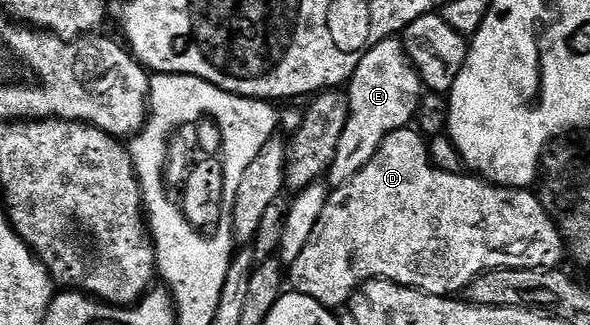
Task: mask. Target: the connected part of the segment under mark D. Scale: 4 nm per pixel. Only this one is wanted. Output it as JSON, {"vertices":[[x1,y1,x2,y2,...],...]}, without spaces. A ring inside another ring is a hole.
{"vertices":[[405,128,398,132,390,132,390,136,382,140,374,160,370,160,370,164,366,164,366,168,362,168,362,172,355,174,344,186,337,186,329,193,326,208,322,208,322,216,318,216,318,224,314,224,314,232,310,232,310,240,306,248,302,248,302,256,298,256,298,260,290,268,290,286,295,293,310,296,318,300,318,304,329,308,347,307,357,288,373,280,396,282,399,286,413,286,416,290,427,294,456,296,478,275,488,270,501,270,502,268,550,268,555,270,561,265,560,261,565,261,565,258,564,237,560,235,560,229,556,227,554,220,546,212,544,205,540,203,539,197,531,189,494,186,490,182,485,182,483,178,473,176,468,172,451,174,445,170,438,170,428,156,428,142,425,135,421,134,419,129]]}

